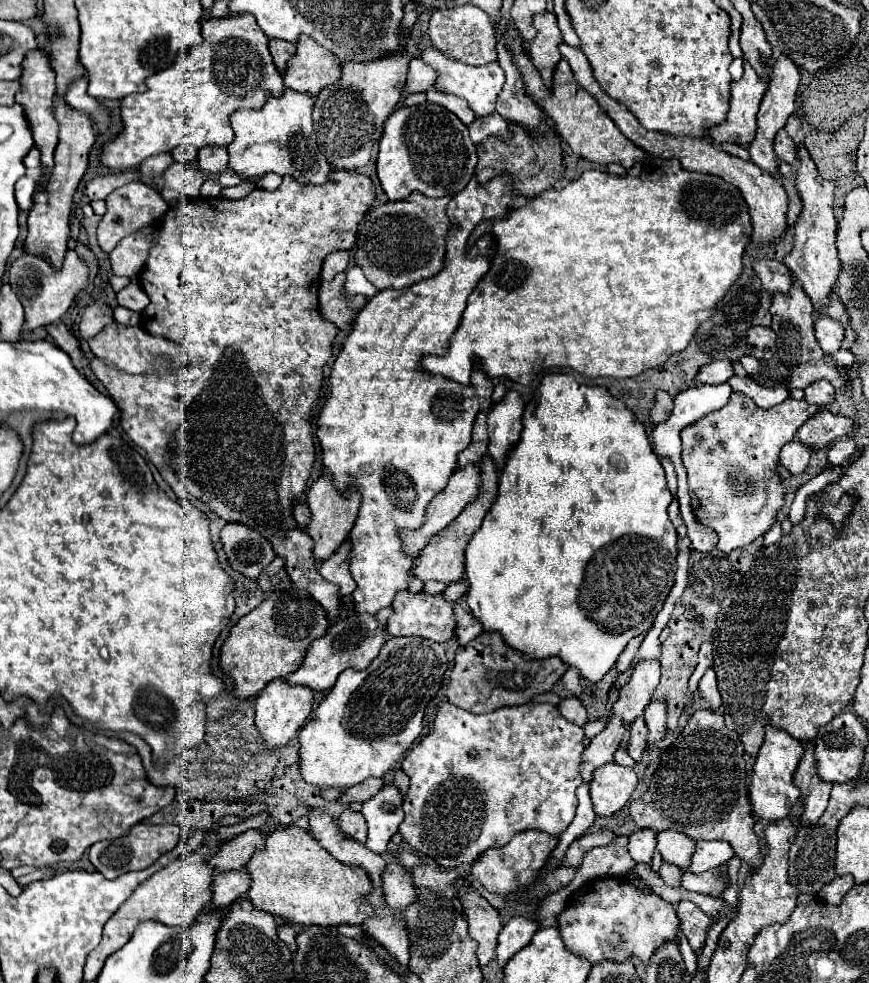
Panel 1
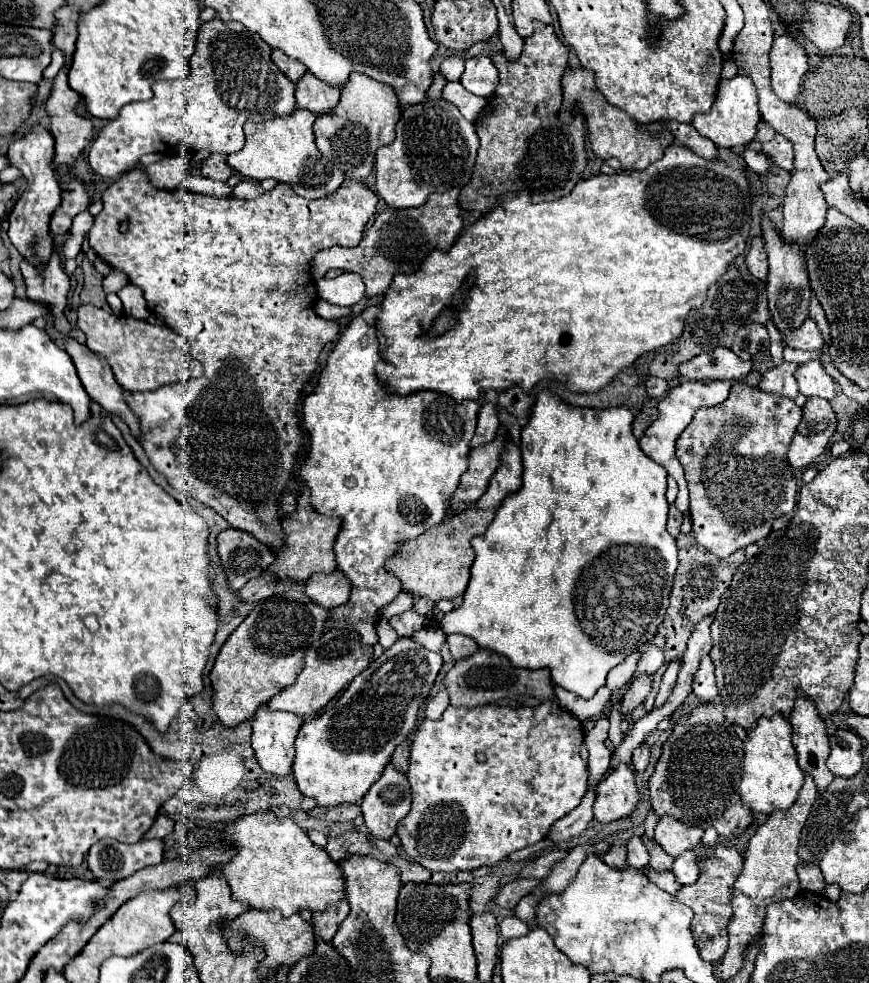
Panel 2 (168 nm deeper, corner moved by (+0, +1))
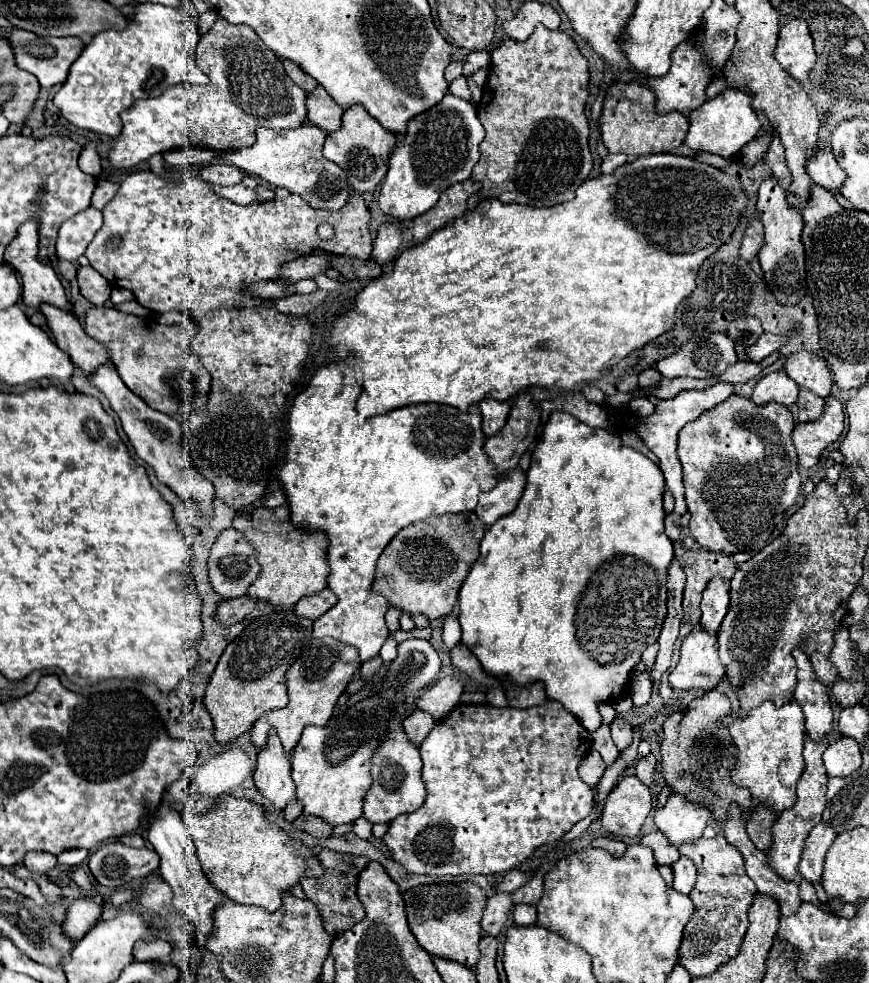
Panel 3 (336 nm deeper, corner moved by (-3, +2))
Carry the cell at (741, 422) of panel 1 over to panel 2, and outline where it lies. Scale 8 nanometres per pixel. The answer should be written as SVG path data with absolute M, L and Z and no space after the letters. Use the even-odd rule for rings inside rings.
M735 382L729 398L713 408L701 408L693 422L677 438L677 458L683 464L691 500L691 520L695 542L717 558L725 558L735 550L747 548L771 532L777 516L789 514L797 502L797 482L791 472L787 450L801 422L801 408L779 394L767 394L747 384Z

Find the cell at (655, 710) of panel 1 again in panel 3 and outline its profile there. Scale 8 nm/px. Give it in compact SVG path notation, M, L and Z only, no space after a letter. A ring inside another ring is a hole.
M696 627L680 649L680 661L670 673L668 681L674 689L714 689L724 677L724 667L718 659L718 643L714 635L708 635L702 627Z

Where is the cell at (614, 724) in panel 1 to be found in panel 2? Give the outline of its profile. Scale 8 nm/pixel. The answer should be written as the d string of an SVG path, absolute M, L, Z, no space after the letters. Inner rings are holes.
M641 674L641 676L637 676L637 678L631 682L629 692L623 696L621 712L623 712L623 714L633 712L639 704L643 704L643 700L647 698L647 694L651 692L651 686L653 686L653 674Z

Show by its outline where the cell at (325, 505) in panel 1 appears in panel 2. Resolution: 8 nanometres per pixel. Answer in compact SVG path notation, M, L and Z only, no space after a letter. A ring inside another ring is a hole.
M305 490L297 498L297 506L293 514L287 514L281 518L283 528L283 548L275 552L275 562L267 568L269 574L273 574L279 582L291 580L291 582L305 582L311 574L331 574L335 570L335 558L333 558L333 542L337 538L337 530L341 528L339 518L321 516L313 512L309 506L309 490Z

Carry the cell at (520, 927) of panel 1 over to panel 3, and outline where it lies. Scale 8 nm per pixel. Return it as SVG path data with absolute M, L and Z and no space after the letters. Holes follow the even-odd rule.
M516 905L512 909L512 917L514 917L514 925L528 927L536 923L536 909L532 905Z

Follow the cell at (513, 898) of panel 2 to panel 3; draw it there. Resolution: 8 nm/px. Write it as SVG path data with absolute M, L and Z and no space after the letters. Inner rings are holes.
M494 893L488 899L488 905L482 917L482 931L486 935L498 935L508 919L510 909L512 909L512 897L504 893Z

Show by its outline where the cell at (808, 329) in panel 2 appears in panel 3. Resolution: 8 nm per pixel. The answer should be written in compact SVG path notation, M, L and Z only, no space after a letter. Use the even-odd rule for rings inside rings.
M762 333L760 339L746 349L750 361L762 361L764 357L772 355L774 351L780 351L784 345L786 345L788 337L784 335L772 335L772 333Z

